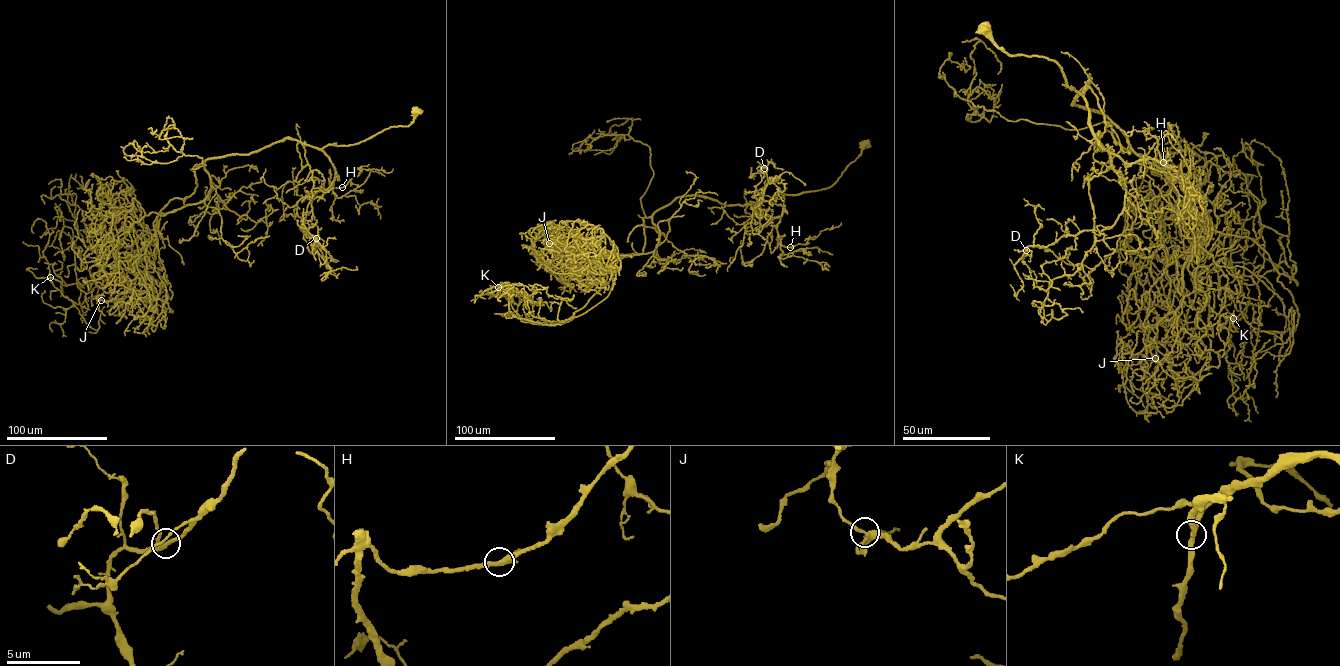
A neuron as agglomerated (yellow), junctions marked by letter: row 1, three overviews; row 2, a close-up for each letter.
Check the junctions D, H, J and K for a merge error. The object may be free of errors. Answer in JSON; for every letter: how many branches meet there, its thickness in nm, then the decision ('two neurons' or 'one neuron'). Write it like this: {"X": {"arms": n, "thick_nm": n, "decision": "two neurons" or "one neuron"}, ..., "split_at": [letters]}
{"D": {"arms": 3, "thick_nm": 340, "decision": "one neuron"}, "H": {"arms": 3, "thick_nm": 340, "decision": "one neuron"}, "J": {"arms": 3, "thick_nm": 320, "decision": "one neuron"}, "K": {"arms": 3, "thick_nm": 320, "decision": "one neuron"}, "split_at": []}

